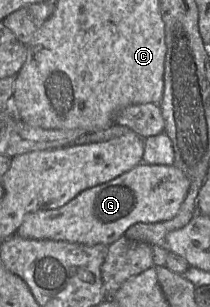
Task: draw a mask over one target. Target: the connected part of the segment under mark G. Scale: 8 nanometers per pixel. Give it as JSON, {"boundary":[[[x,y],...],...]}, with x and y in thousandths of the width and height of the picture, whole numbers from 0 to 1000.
{"boundary":[[[671,528],[581,570],[376,629],[267,681],[181,684],[119,700],[76,762],[167,782],[257,782],[414,801],[524,798],[648,726],[743,726],[829,710],[905,609],[895,577],[829,537]]]}

